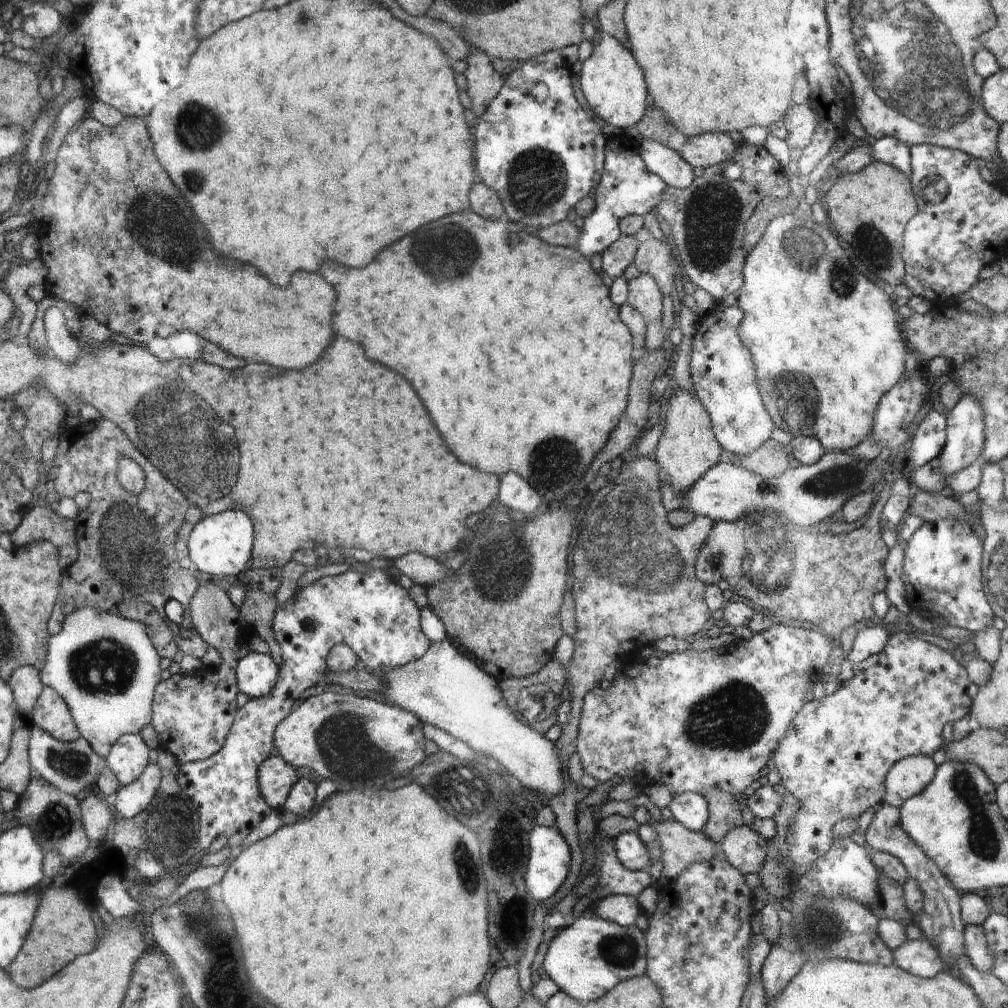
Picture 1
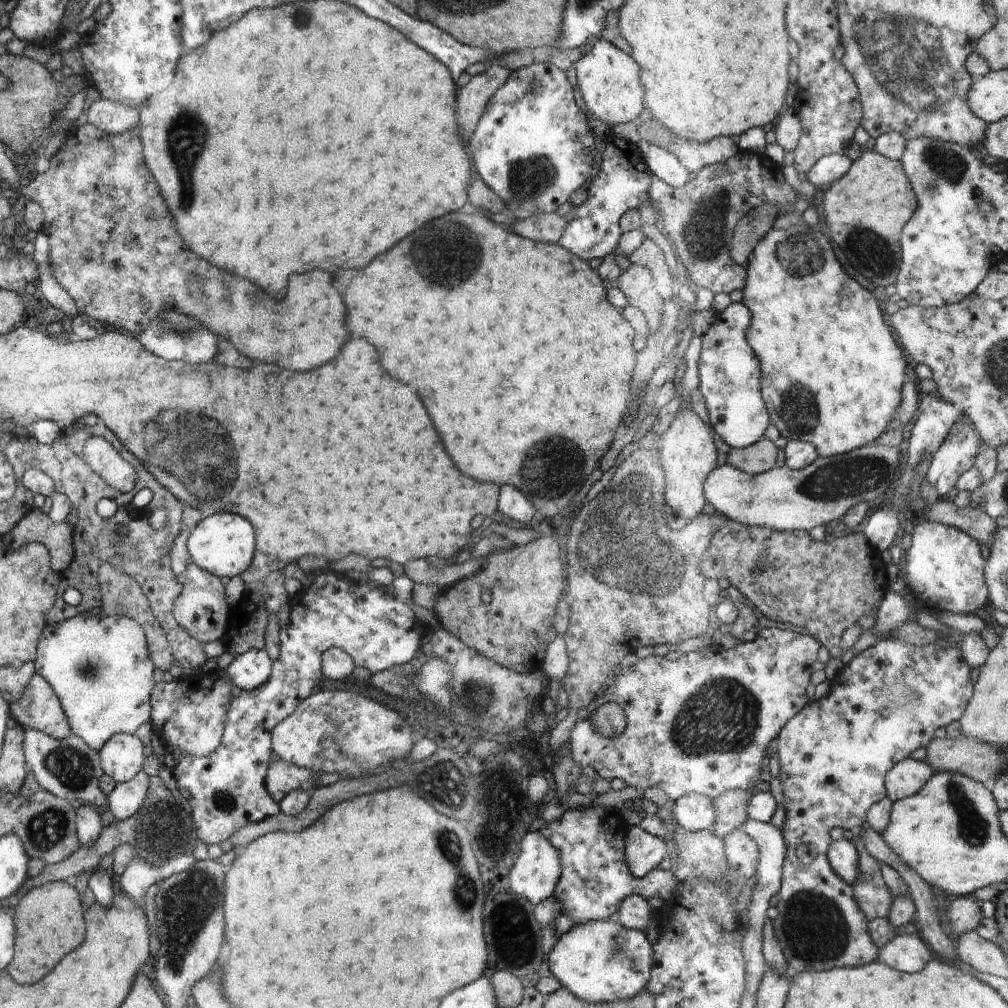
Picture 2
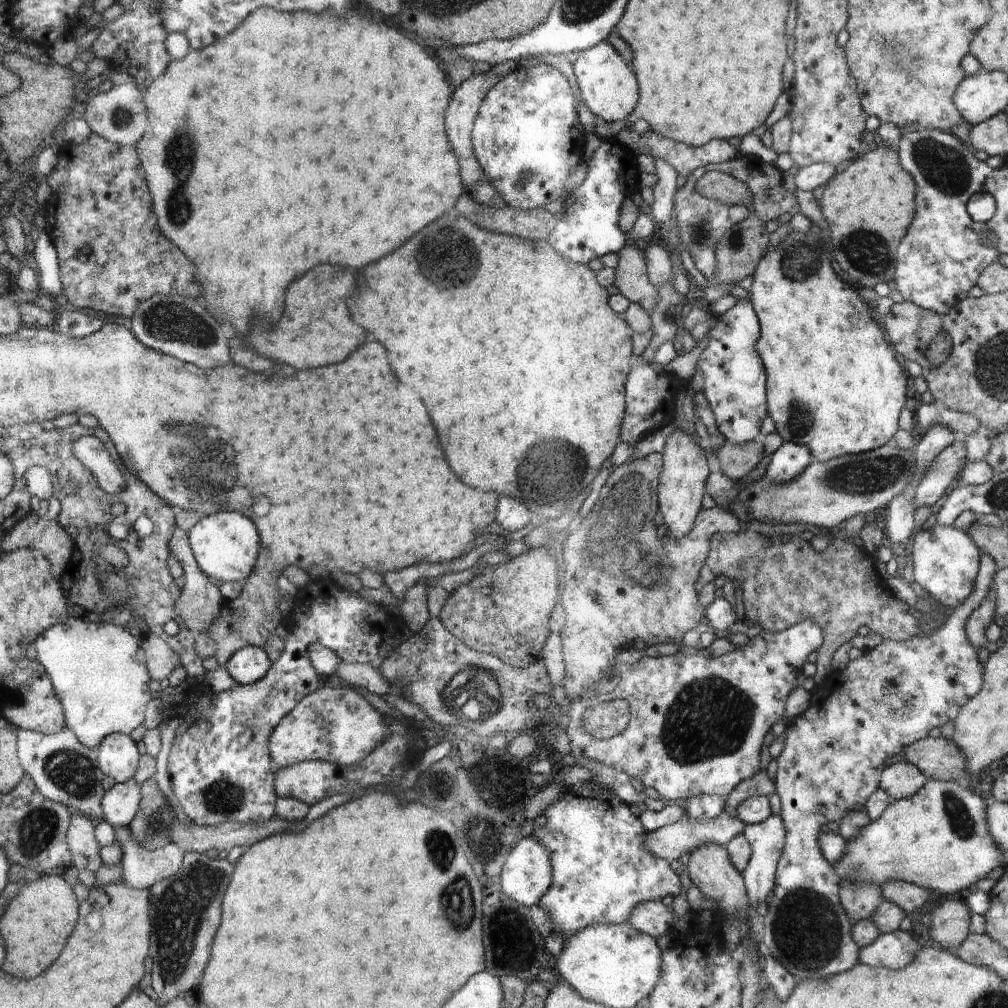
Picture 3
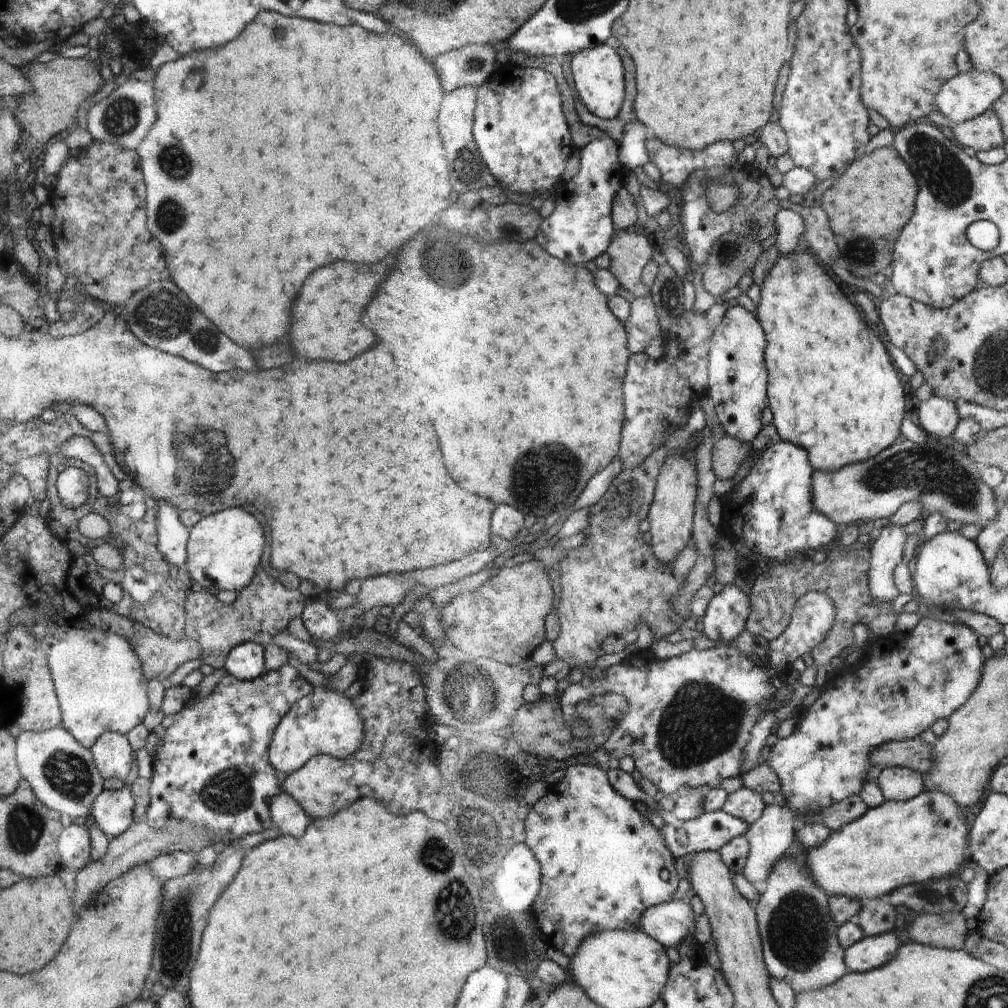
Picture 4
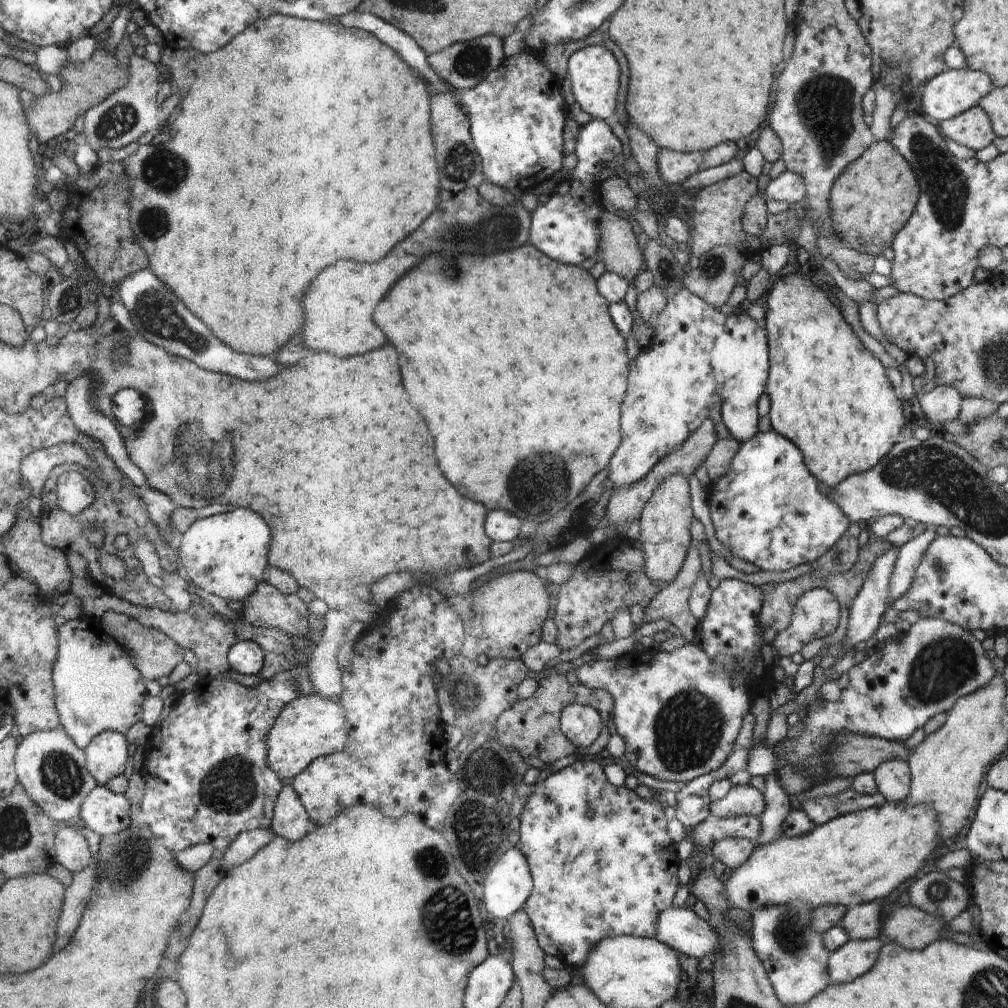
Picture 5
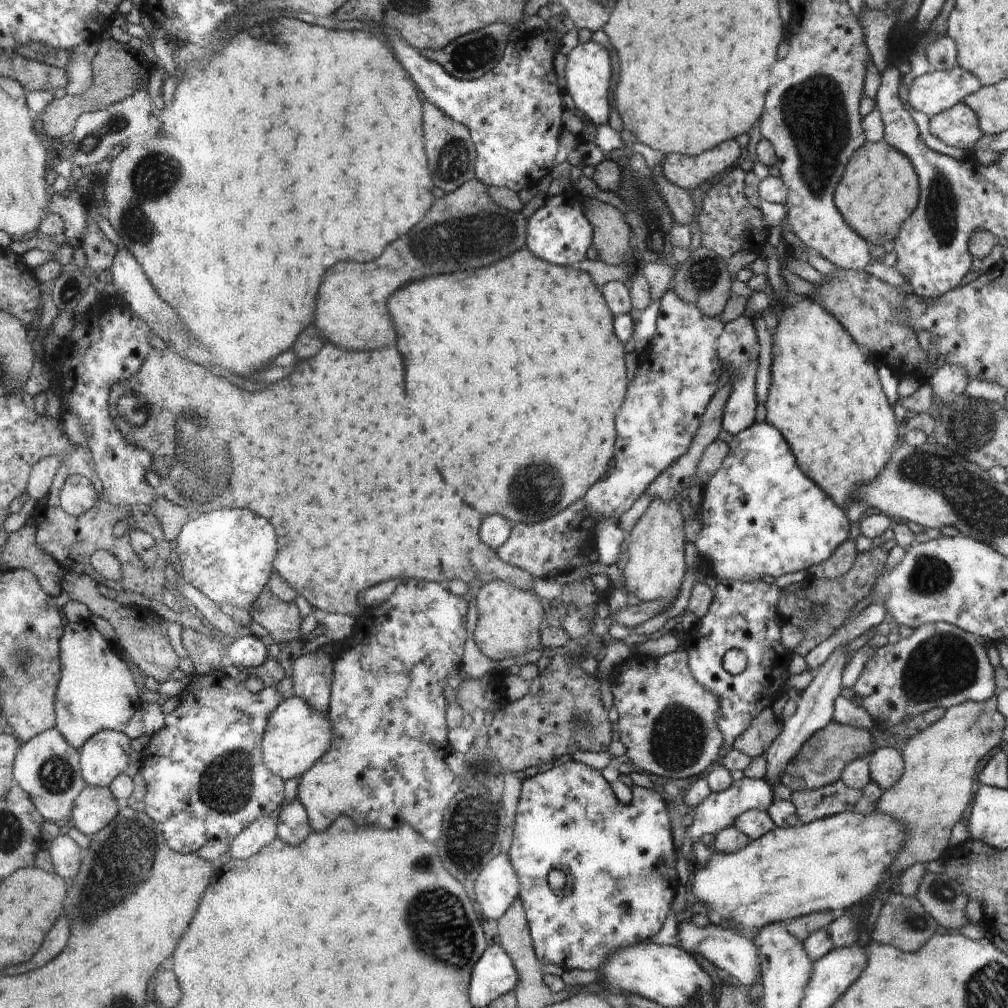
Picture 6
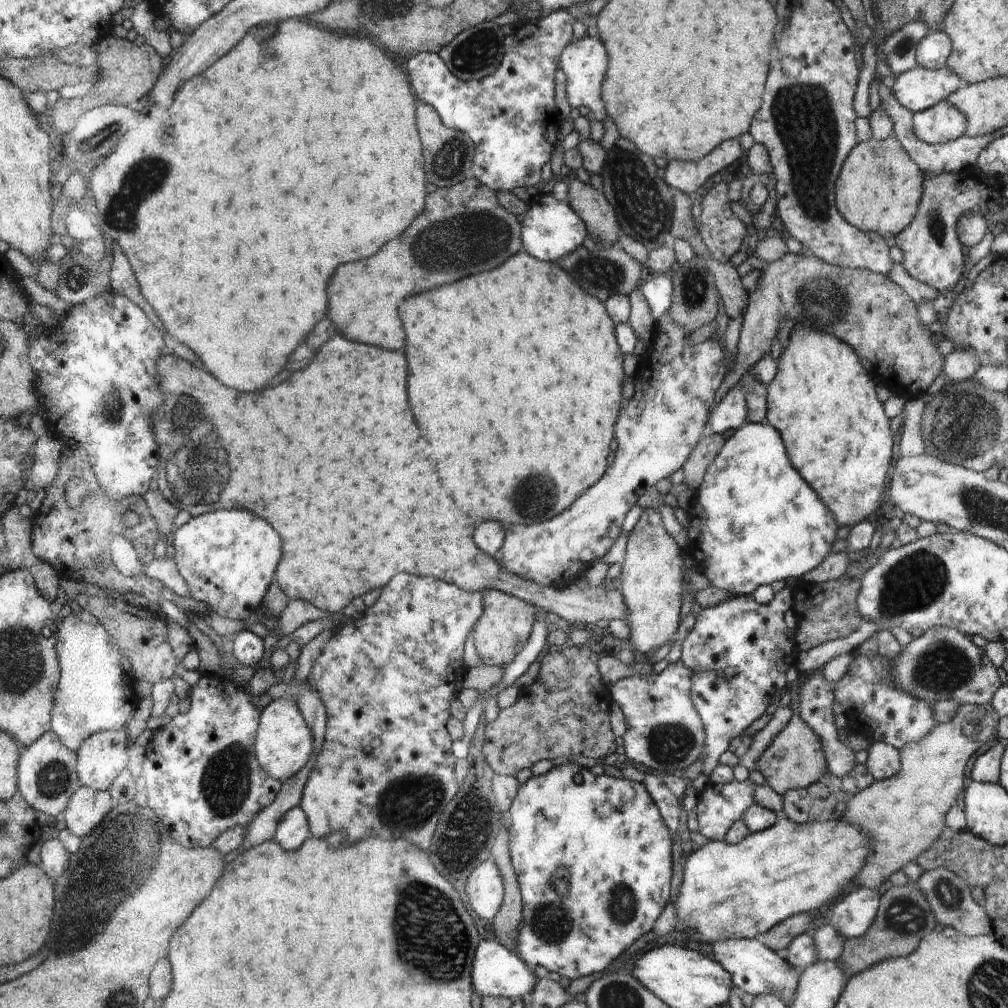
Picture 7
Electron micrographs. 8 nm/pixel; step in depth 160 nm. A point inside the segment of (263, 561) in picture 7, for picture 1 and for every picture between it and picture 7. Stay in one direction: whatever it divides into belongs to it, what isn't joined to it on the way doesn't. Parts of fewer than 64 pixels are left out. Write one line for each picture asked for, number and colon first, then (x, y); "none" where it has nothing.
1: (220, 544)
2: (224, 544)
3: (226, 544)
4: (225, 548)
5: (225, 554)
6: (228, 555)

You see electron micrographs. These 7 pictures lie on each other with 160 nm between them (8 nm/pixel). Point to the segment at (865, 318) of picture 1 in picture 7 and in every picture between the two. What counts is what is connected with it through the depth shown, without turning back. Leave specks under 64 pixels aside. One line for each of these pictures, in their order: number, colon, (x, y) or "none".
2: (826, 355)
3: (833, 383)
4: (833, 388)
5: (809, 342)
6: (826, 400)
7: (838, 438)

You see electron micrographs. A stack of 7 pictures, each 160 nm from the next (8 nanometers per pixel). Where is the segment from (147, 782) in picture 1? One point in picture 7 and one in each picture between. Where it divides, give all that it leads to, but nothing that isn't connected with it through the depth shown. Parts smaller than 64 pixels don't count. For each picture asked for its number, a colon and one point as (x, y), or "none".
2: (125, 799)
3: (120, 804)
4: (112, 812)
5: (104, 812)
6: (96, 807)
7: (88, 806)

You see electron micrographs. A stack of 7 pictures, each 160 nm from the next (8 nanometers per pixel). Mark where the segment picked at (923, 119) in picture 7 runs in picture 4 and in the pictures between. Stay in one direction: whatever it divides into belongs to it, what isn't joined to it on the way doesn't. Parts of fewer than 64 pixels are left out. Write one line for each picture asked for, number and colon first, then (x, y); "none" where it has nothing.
4: (984, 132)
5: (972, 128)
6: (959, 126)

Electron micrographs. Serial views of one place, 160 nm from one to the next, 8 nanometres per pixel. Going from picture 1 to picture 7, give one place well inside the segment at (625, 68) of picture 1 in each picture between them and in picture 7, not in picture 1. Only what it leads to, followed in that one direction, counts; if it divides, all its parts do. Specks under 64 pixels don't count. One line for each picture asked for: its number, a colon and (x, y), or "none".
2: (610, 85)
3: (609, 87)
4: (600, 79)
5: (593, 71)
6: (588, 70)
7: (584, 62)

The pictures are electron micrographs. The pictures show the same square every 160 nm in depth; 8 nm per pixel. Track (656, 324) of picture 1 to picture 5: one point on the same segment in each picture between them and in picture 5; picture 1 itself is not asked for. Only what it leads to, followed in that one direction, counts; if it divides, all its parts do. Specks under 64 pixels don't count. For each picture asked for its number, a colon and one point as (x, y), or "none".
2: (637, 283)
3: (631, 278)
4: (629, 253)
5: (621, 251)

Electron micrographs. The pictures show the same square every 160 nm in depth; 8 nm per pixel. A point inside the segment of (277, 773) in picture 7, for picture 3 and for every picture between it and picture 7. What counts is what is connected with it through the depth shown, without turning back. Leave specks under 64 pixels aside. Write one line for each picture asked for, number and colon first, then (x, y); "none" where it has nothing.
3: (336, 725)
4: (324, 723)
5: (314, 726)
6: (298, 736)

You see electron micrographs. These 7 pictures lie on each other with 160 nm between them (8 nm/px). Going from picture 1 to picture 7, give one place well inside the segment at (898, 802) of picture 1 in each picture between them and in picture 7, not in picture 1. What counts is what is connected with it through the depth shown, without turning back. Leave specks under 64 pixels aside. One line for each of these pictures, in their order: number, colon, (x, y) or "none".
2: (904, 779)
3: (901, 780)
4: (896, 783)
5: (893, 778)
6: (886, 765)
7: (883, 761)

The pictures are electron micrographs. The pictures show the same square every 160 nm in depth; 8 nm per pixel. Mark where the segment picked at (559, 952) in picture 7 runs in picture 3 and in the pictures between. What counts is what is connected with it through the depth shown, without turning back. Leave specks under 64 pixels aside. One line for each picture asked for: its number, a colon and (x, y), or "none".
3: (601, 871)
4: (603, 864)
5: (603, 864)
6: (568, 816)

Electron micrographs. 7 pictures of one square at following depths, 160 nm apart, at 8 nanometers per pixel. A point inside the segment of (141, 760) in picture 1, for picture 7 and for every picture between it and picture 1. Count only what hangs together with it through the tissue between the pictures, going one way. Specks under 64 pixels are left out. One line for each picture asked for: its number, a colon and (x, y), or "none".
2: (123, 759)
3: (118, 758)
4: (113, 756)
5: (106, 759)
6: (105, 757)
7: (101, 761)

